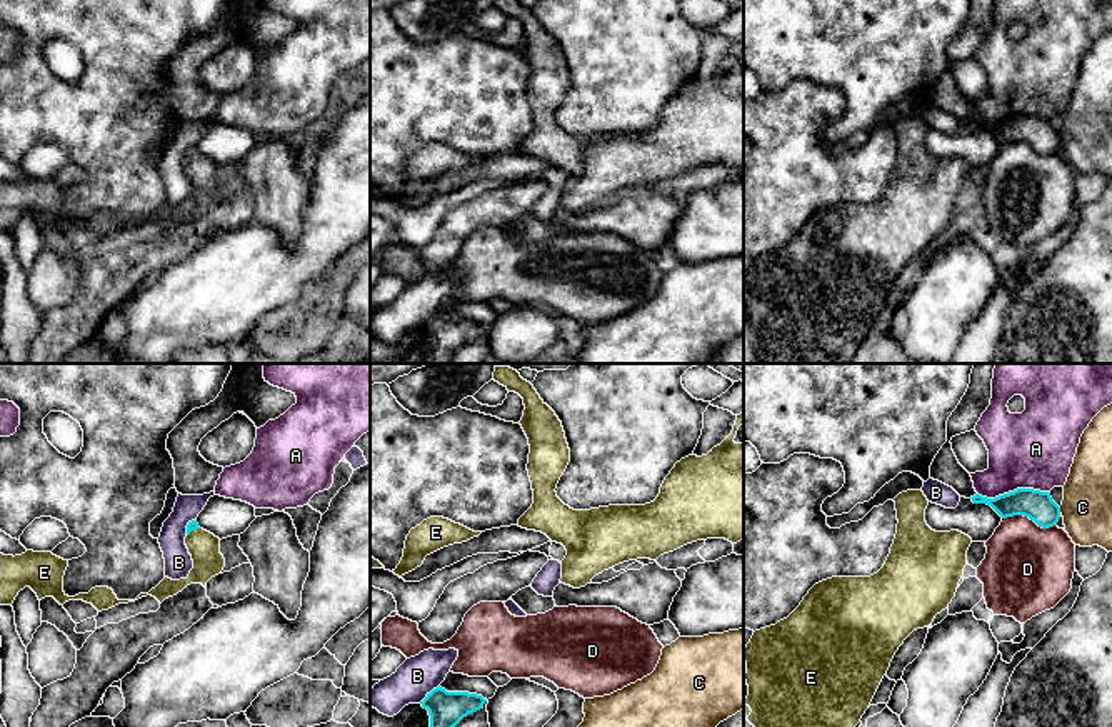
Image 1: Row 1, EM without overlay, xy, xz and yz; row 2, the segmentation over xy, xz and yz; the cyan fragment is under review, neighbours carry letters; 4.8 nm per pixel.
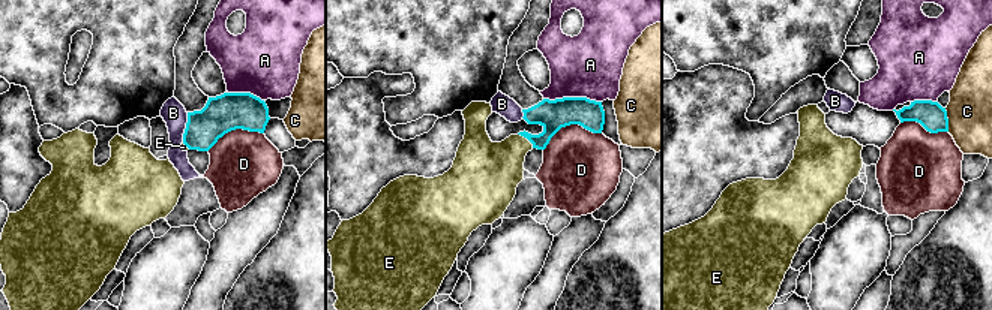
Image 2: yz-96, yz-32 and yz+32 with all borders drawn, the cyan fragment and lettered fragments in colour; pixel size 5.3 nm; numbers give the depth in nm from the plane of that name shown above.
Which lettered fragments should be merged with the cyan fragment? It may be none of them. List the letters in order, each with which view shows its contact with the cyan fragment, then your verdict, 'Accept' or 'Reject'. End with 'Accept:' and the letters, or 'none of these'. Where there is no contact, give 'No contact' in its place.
A: Touches cyan in yz. Reject
B: Touches cyan in xz. Reject
C: Touches cyan in yz. Reject
D: Touches cyan in yz. Reject
E: Touches cyan in xy. Accept
Accept: E

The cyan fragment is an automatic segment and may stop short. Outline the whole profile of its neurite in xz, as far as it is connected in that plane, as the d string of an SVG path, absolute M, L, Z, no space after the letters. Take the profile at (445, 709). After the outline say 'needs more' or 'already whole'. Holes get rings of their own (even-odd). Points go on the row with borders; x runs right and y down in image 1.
M438 685L420 704L428 710L430 727L455 727L468 714L483 709L485 699L468 692L447 692Z | already whole

